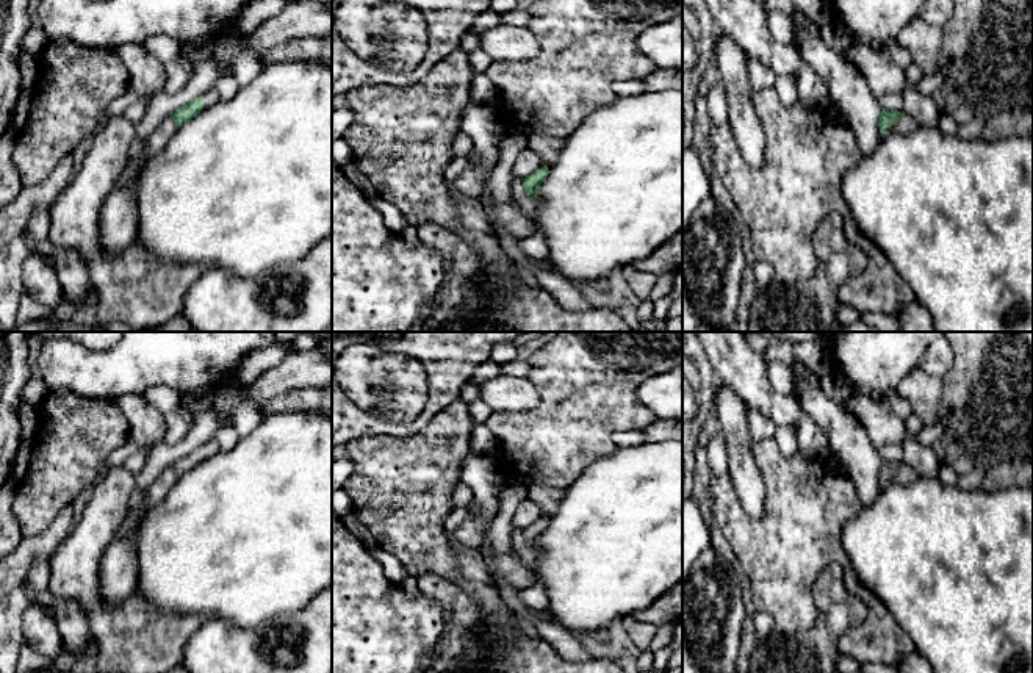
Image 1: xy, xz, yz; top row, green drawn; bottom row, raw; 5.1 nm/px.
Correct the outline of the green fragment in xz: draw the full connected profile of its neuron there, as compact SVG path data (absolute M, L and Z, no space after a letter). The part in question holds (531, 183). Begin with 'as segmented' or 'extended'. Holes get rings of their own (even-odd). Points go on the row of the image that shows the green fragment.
extended; M548 164L538 167L526 178L515 178L512 182L512 199L516 207L524 213L531 213L535 207L537 189L548 177Z

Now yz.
extended; M883 110L878 119L878 128L881 135L889 133L911 133L916 128L916 122L905 111Z

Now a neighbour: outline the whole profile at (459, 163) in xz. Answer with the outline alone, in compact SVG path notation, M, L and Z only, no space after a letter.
M454 155L452 161L445 171L445 178L449 185L452 185L457 177L468 167L470 161L466 157Z

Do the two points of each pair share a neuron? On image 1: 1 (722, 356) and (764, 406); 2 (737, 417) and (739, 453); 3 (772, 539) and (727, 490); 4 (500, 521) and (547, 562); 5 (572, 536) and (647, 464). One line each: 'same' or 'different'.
1: same
2: same
3: same
4: different
5: same

